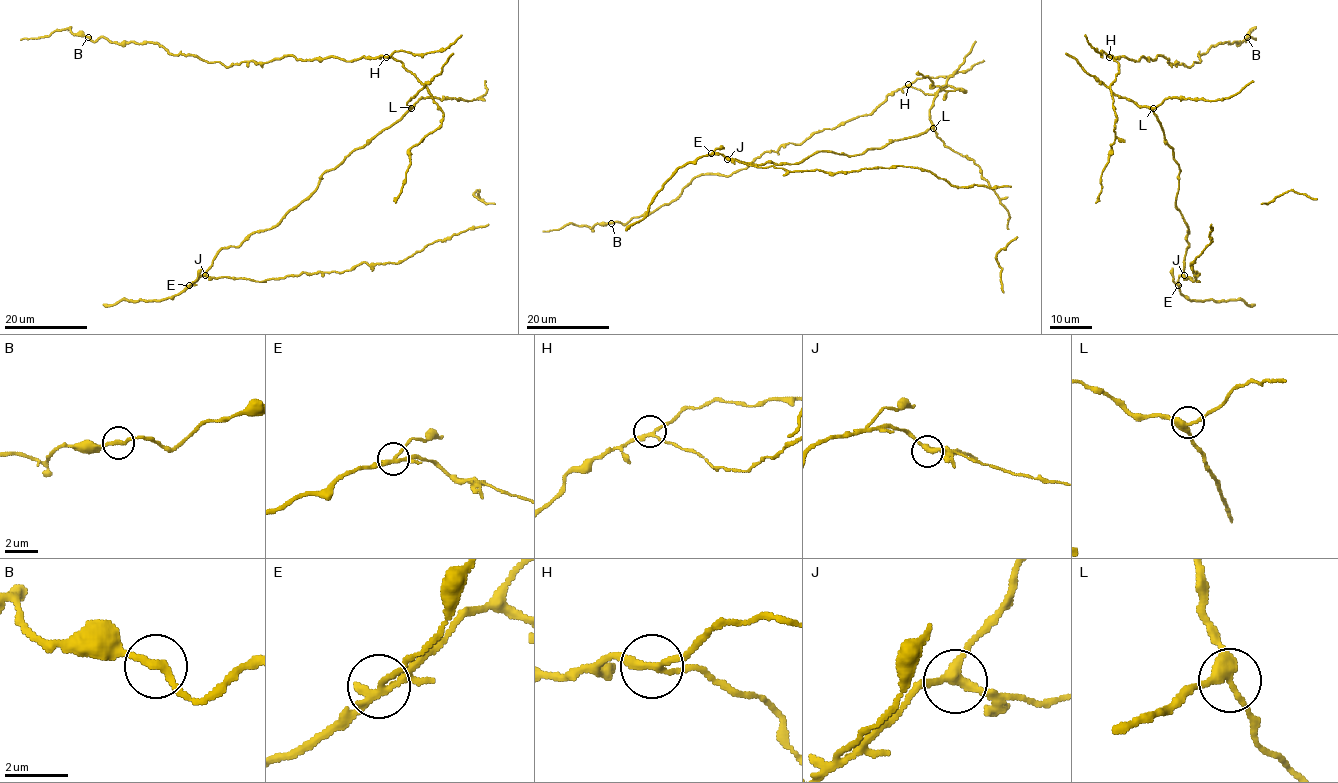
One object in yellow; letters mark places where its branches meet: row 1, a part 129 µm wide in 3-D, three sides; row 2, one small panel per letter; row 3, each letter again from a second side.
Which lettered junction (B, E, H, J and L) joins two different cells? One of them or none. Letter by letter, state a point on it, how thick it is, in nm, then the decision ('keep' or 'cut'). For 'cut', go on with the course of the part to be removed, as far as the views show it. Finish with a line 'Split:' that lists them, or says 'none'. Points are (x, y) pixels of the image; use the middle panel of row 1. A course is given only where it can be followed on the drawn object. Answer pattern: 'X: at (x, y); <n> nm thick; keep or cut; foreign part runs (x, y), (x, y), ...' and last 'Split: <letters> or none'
B: at (611, 223); 240 nm thick; keep
E: at (711, 153); 220 nm thick; cut; foreign part runs (712, 153), (724, 148)
H: at (908, 84); 200 nm thick; keep
J: at (727, 159); 240 nm thick; keep
L: at (933, 128); 320 nm thick; keep
Split: E

